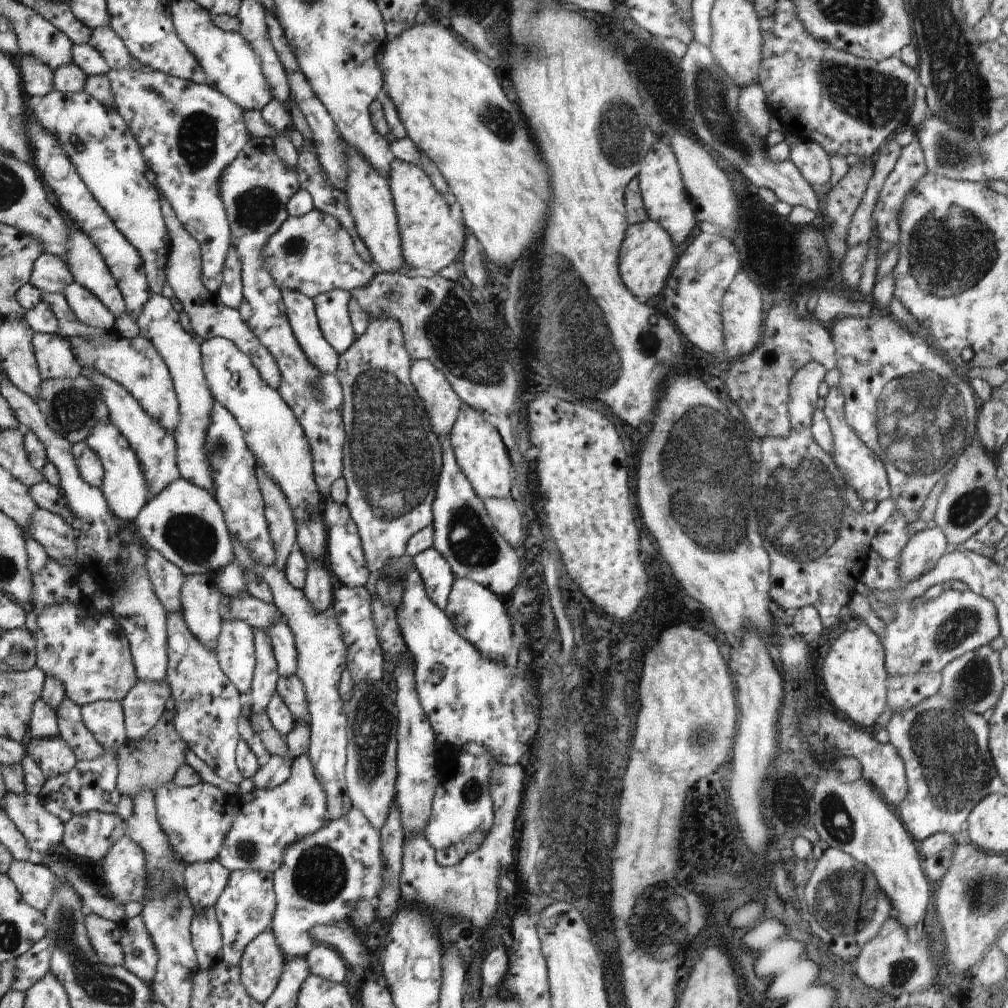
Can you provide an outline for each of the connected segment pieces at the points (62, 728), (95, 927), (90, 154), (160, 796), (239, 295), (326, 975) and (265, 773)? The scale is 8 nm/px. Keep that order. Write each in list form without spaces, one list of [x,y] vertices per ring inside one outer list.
[[[68,696],[56,708],[56,718],[59,736],[77,754],[77,761],[94,760],[105,752],[97,738],[86,728],[82,719],[82,710]]]
[[[91,913],[86,918],[86,928],[93,951],[97,952],[96,956],[102,963],[108,968],[125,964],[125,952],[121,946],[123,925]]]
[[[53,89],[34,100],[32,114],[42,130],[54,136],[98,204],[106,210],[126,240],[138,250],[150,291],[161,294],[168,284],[166,262],[171,239],[162,215],[161,194],[145,176],[149,169],[146,168],[146,158],[142,156],[140,144],[136,142],[136,136],[125,118],[116,108],[108,108],[84,90],[72,93]]]
[[[174,782],[160,786],[154,794],[158,823],[181,861],[194,864],[217,859],[234,822],[226,814],[228,796],[209,783],[182,787]]]
[[[230,248],[224,264],[224,282],[220,290],[216,293],[219,296],[219,302],[226,307],[236,309],[240,308],[244,300],[243,285],[241,280],[241,263],[234,248]]]
[[[323,943],[315,944],[313,950],[305,957],[310,966],[311,975],[317,975],[326,981],[337,984],[346,978],[346,964],[340,954]]]
[[[286,752],[270,756],[270,760],[254,776],[254,790],[281,786],[290,778],[293,762],[294,758]]]

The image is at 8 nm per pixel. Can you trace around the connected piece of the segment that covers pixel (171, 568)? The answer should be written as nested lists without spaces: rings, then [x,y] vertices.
[[[151,549],[146,558],[146,572],[152,581],[154,593],[166,613],[181,613],[180,592],[184,575],[178,566],[166,560],[160,552]]]

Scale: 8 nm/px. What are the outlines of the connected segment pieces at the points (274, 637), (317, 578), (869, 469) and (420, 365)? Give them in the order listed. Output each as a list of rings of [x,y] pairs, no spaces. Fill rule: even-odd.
[[[284,619],[278,620],[266,629],[270,638],[276,662],[278,662],[279,677],[292,676],[298,668],[298,650],[296,650],[294,634]]]
[[[305,557],[307,562],[306,586],[304,586],[304,596],[312,604],[316,612],[326,612],[334,600],[334,587],[331,577],[324,568],[323,561]]]
[[[838,387],[830,388],[830,393],[826,396],[826,406],[824,406],[824,414],[828,418],[828,424],[832,429],[834,436],[834,462],[838,466],[838,470],[842,472],[844,480],[850,484],[858,498],[861,501],[871,501],[880,503],[882,500],[890,497],[890,484],[886,473],[886,460],[881,460],[874,455],[864,442],[856,435],[856,432],[850,428],[845,418],[845,398]]]
[[[419,359],[411,364],[410,380],[424,402],[424,410],[430,418],[434,434],[438,439],[449,436],[464,403],[454,393],[442,370],[428,360]]]

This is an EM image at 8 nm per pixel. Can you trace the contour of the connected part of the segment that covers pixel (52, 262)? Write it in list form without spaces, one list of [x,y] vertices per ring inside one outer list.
[[[42,253],[34,262],[30,283],[41,292],[63,293],[72,282],[72,274],[60,256]]]

